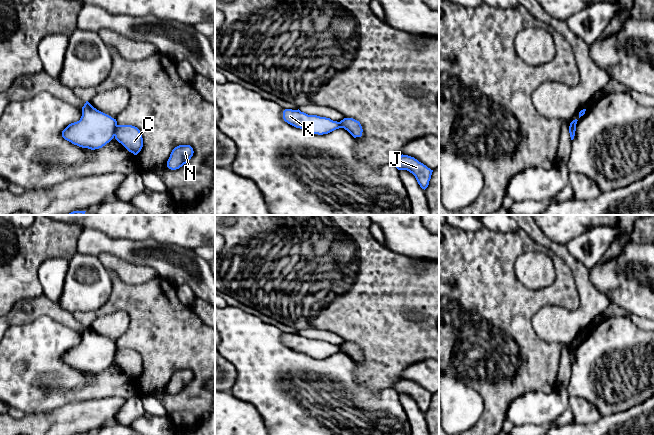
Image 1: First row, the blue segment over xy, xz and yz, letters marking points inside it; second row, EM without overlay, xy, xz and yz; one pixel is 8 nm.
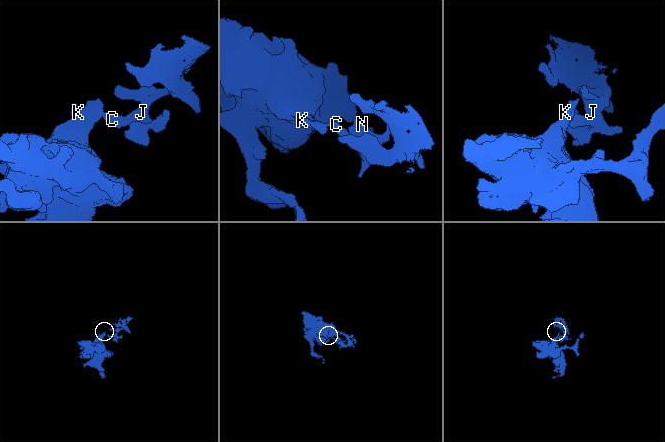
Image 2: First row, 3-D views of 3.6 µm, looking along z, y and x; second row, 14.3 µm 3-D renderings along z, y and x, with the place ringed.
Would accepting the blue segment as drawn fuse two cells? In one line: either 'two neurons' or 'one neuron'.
two neurons

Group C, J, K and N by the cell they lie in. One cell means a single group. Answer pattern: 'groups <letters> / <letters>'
groups C J N / K

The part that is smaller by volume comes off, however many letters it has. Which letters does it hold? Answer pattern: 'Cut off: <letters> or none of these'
Cut off: C, J, N

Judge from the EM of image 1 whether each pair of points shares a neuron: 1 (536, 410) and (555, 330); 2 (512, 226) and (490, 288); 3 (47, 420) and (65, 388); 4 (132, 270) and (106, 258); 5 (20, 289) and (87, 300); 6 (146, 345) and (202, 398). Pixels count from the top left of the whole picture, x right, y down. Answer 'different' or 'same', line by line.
1: different
2: different
3: different
4: same
5: different
6: same

